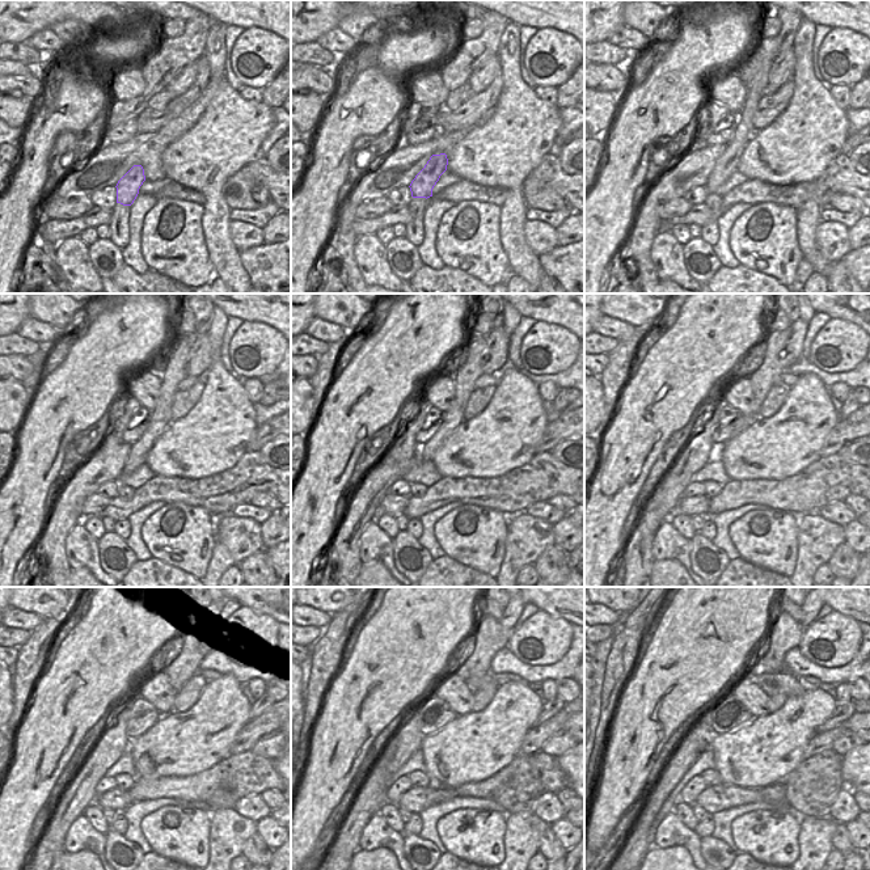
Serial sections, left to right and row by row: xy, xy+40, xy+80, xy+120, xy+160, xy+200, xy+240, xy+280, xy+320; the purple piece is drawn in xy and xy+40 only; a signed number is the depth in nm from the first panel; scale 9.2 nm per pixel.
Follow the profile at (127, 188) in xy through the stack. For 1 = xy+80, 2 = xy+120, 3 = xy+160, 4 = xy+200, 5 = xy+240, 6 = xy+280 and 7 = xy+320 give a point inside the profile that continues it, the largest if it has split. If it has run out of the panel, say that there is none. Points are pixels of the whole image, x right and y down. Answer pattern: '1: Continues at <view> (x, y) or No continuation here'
1: Continues at xy+80 (727, 164)
2: Continues at xy+120 (174, 367)
3: Continues at xy+160 (477, 354)
4: Continues at xy+200 (772, 363)
5: Continues at xy+240 (184, 664)
6: Continues at xy+280 (489, 637)
7: Continues at xy+320 (785, 633)

